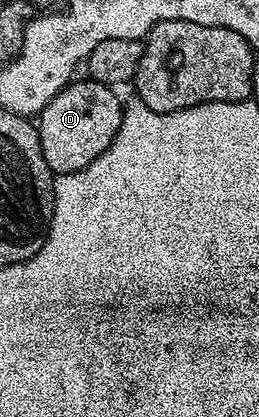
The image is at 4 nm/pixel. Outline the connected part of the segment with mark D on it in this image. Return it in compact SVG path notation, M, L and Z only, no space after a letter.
M90 80L79 81L68 82L37 115L41 152L52 175L77 172L93 164L93 160L97 160L97 156L101 156L101 152L113 144L113 136L117 136L123 123L124 103L119 102L115 95L118 93L112 87Z

